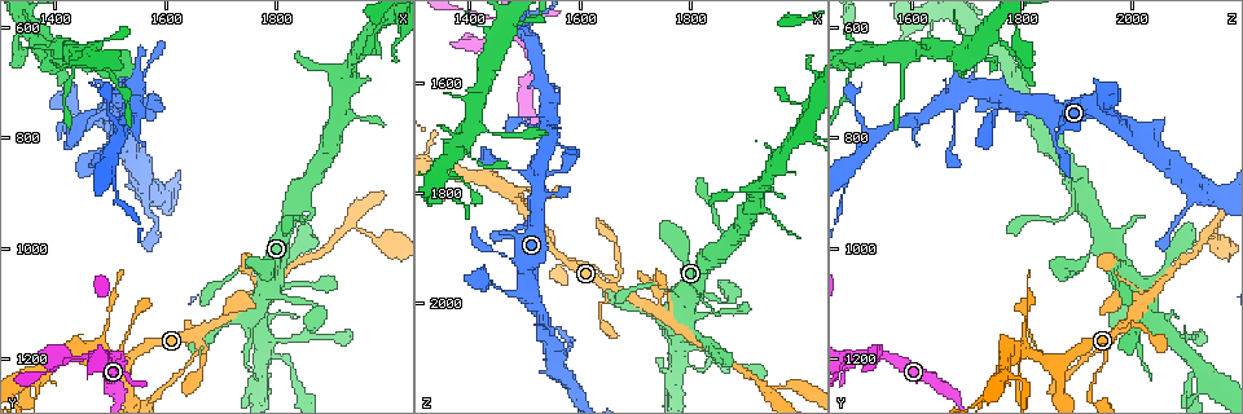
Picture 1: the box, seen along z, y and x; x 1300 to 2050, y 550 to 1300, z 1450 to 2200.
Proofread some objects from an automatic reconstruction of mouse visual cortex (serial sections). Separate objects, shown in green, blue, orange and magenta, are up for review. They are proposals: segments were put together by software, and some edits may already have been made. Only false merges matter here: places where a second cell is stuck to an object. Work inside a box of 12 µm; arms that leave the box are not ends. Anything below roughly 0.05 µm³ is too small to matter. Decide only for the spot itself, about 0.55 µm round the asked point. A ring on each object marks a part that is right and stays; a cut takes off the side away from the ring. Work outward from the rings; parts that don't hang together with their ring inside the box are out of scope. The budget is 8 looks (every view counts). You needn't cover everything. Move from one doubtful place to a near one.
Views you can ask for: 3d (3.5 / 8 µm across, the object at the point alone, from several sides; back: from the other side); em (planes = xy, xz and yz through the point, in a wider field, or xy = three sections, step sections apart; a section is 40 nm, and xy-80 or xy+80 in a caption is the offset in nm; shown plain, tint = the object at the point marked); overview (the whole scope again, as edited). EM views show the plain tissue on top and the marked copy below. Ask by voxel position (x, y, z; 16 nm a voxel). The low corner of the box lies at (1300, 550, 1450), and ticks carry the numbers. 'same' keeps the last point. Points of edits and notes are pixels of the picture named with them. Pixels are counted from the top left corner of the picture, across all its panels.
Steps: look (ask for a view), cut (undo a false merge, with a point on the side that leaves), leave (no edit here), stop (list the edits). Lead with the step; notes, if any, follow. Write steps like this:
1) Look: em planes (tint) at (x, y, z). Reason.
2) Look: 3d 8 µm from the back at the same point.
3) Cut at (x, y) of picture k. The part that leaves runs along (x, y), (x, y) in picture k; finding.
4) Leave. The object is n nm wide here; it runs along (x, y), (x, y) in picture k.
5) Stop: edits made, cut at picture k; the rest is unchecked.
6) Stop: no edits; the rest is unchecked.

Look: 3d 8 µm at (1740, 1095, 2020). Four or more arms meet.

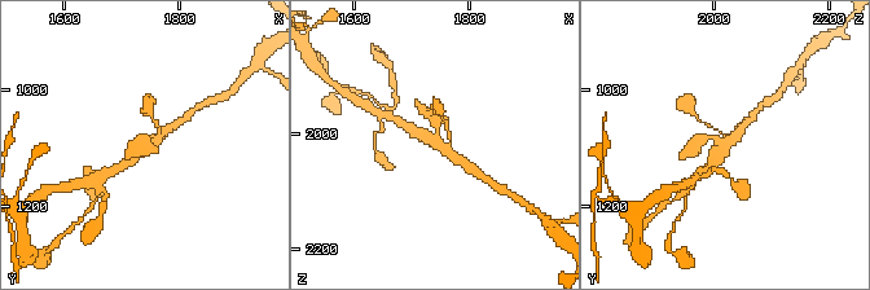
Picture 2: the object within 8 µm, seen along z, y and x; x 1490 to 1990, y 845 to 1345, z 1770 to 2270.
Look: em xy step 1 (tint) at (1740, 1095, 2020). 4 arms meet here; the arms are 100, 250, 300, 300 nm wide.

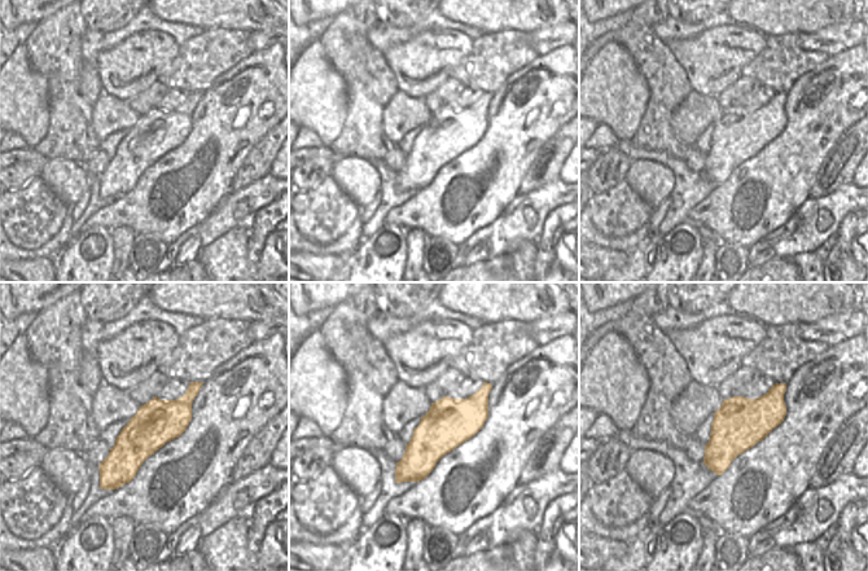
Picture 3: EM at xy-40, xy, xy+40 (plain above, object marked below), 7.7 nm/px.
Leave. It runs along (196, 385), (192, 392), (102, 481) in picture 3; continuous, no second cell.

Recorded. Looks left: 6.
Look: 3d 3.5 µm at (1780, 1195, 2100). Calibre changes.

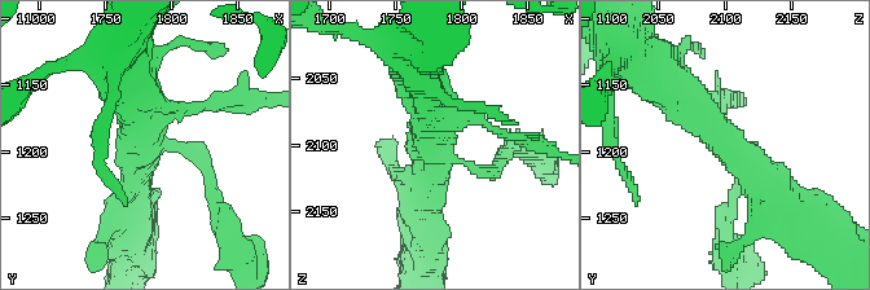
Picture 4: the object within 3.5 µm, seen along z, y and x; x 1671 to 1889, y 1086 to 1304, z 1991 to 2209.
Look: em xy step 1 (tint) at (1780, 1192, 2102). 3 arms meet here; the arms are 150, 300, 500 nm wide.

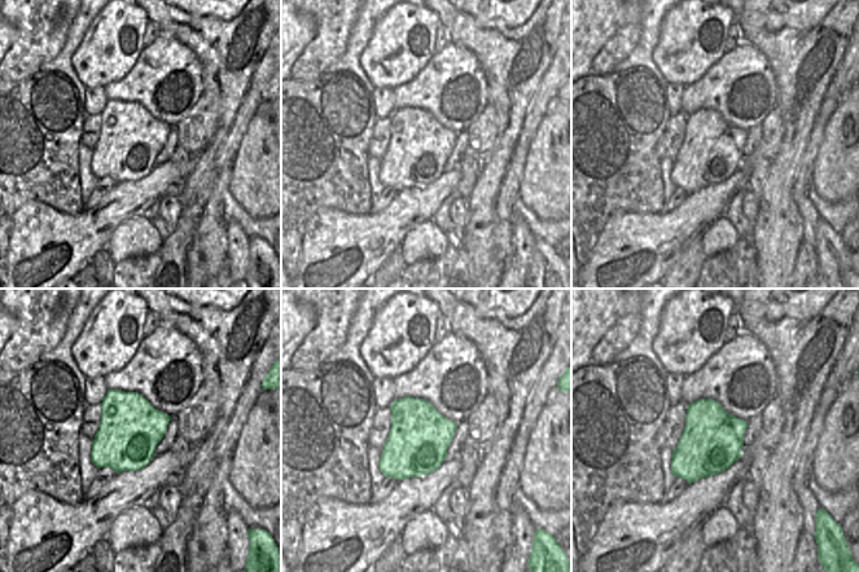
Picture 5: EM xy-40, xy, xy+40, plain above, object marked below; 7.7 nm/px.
Leave. It runs along (667, 79), (789, 206) in picture 4; one cell here.

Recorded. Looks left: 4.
Look: 3d 8 µm at (1930, 955, 2150). Arms part here.

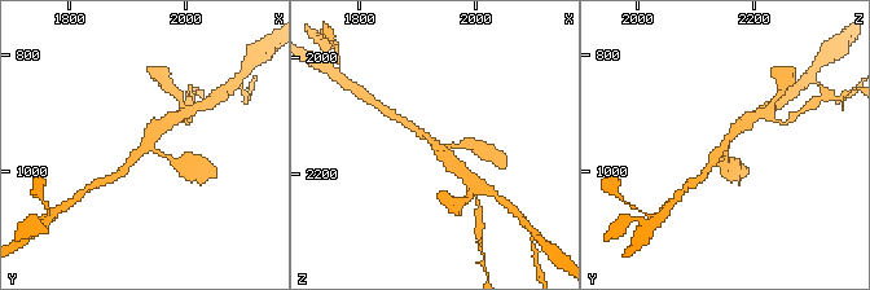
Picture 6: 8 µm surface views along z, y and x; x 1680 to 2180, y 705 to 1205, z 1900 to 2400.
Look: 3d 3.5 µm at (1935, 950, 2150). Zoom in.

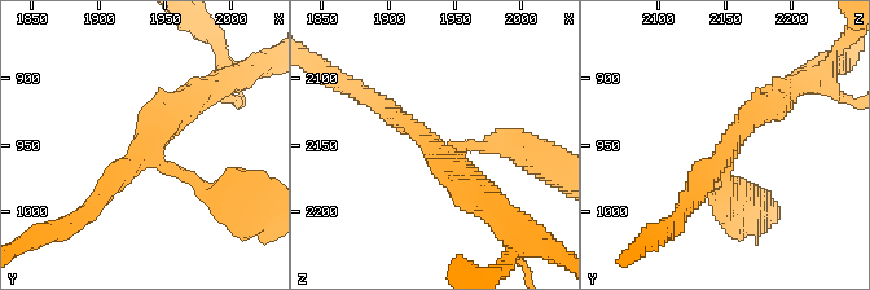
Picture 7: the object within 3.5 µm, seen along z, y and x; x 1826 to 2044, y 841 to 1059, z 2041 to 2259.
Look: em planes (tint) at (1932, 958, 2152). 3 arms meet here; the arms are 150, 250, 300 nm wide; shape alone is not enough.

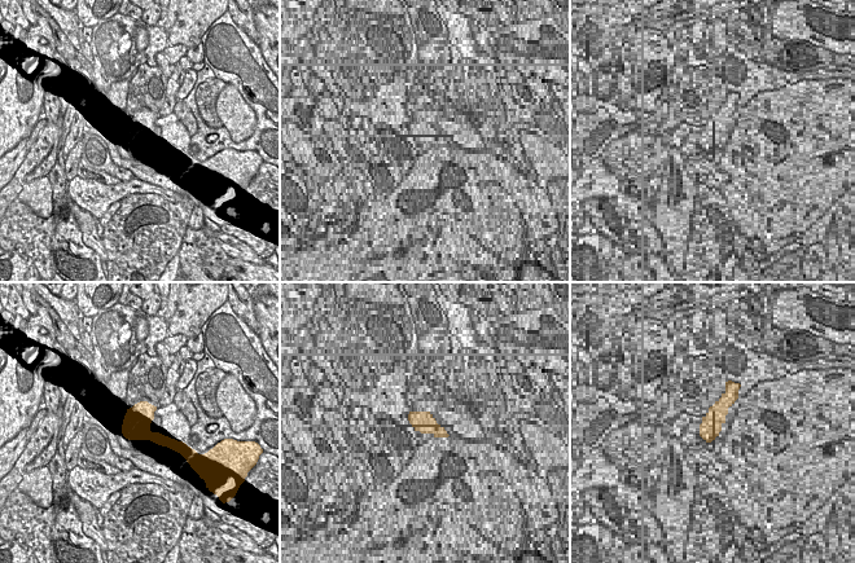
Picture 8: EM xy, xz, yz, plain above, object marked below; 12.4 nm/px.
Leave. It runs along (378, 104), (434, 146), (505, 146) in picture 7; all the same cell.

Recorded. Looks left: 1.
Stop: no edits; the rest is unchecked.

